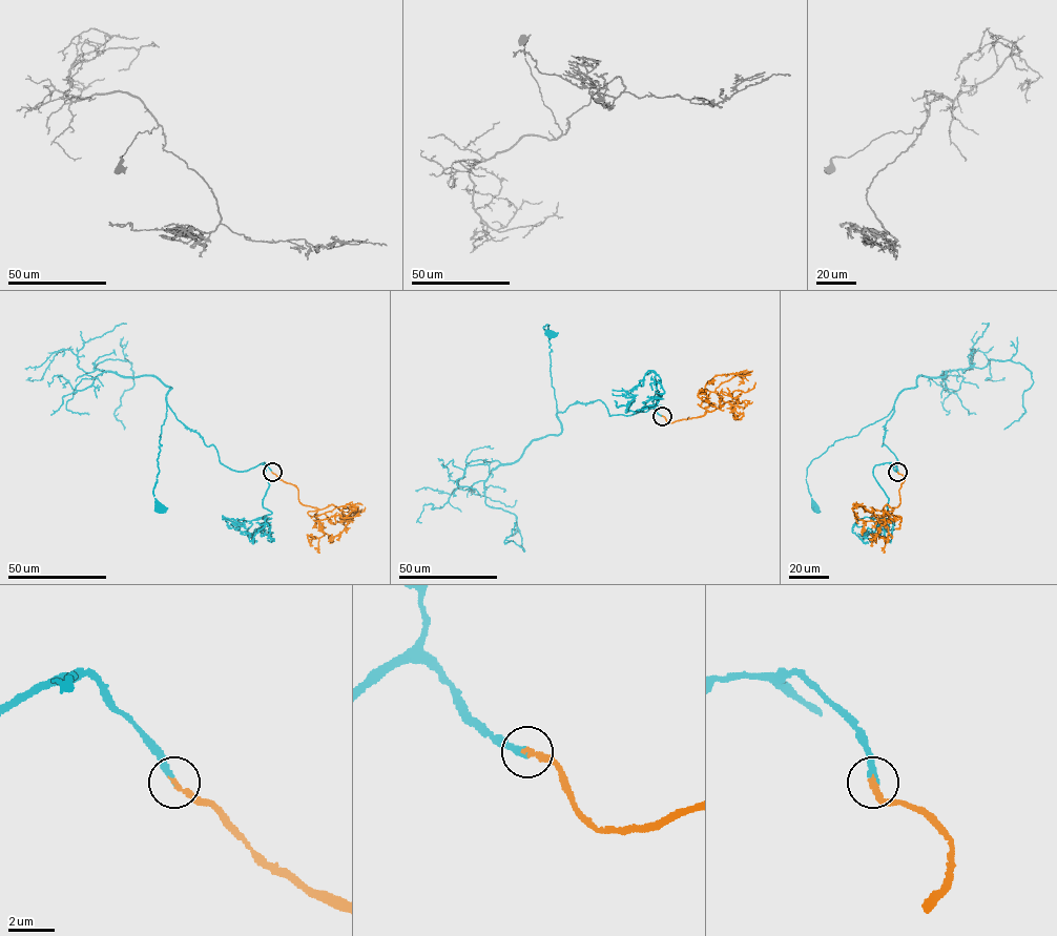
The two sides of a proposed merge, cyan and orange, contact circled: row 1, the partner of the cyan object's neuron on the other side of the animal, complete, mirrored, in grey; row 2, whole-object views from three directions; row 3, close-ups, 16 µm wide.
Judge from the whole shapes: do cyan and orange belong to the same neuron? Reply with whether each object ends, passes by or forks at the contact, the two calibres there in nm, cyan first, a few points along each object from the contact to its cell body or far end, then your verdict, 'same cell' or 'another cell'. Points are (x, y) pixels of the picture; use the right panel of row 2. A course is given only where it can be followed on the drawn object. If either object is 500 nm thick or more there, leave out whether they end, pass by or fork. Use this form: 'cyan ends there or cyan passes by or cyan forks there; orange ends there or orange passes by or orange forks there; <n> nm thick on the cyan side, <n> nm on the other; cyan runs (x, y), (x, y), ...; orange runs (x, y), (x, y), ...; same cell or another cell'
cyan ends there; orange ends there; 220 nm thick on the cyan side, 240 nm on the other; cyan runs (897, 472), (890, 463), (897, 471), (895, 455), (882, 445), (894, 404), (811, 461), (806, 482), (816, 506); orange runs (897, 472), (904, 477), (899, 490), (899, 503), (886, 521), (858, 519), (854, 513); same cell

